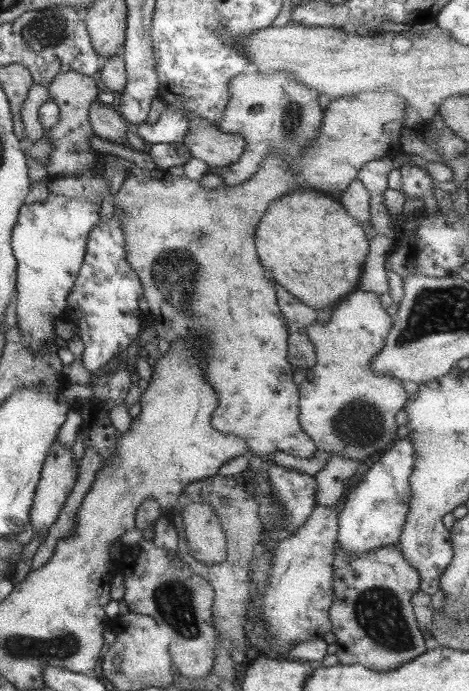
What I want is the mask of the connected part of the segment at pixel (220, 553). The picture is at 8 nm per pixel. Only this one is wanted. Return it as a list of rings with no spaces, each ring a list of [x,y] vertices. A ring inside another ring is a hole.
[[[191,506],[181,510],[179,516],[184,524],[183,530],[188,553],[197,562],[208,567],[223,562],[226,557],[226,540],[219,517],[215,516],[215,512],[204,506]]]

